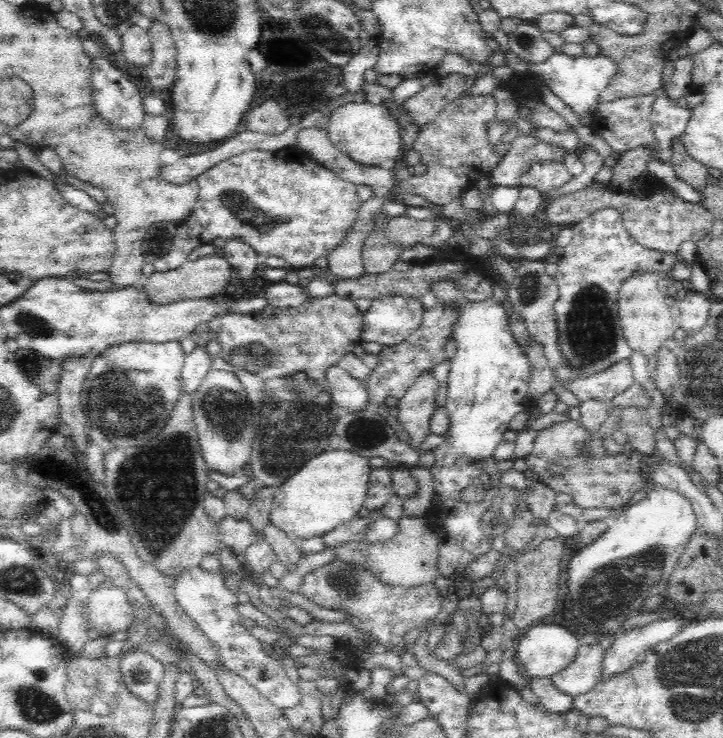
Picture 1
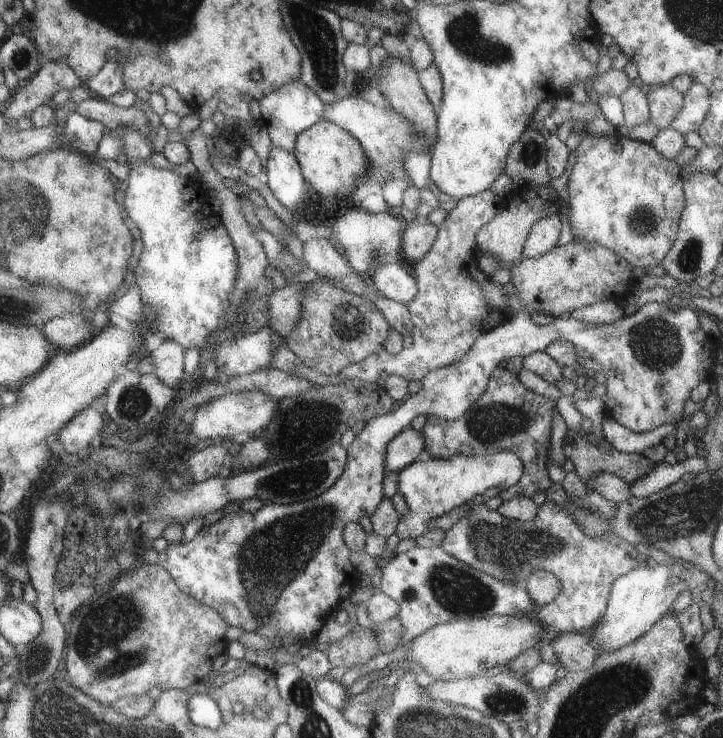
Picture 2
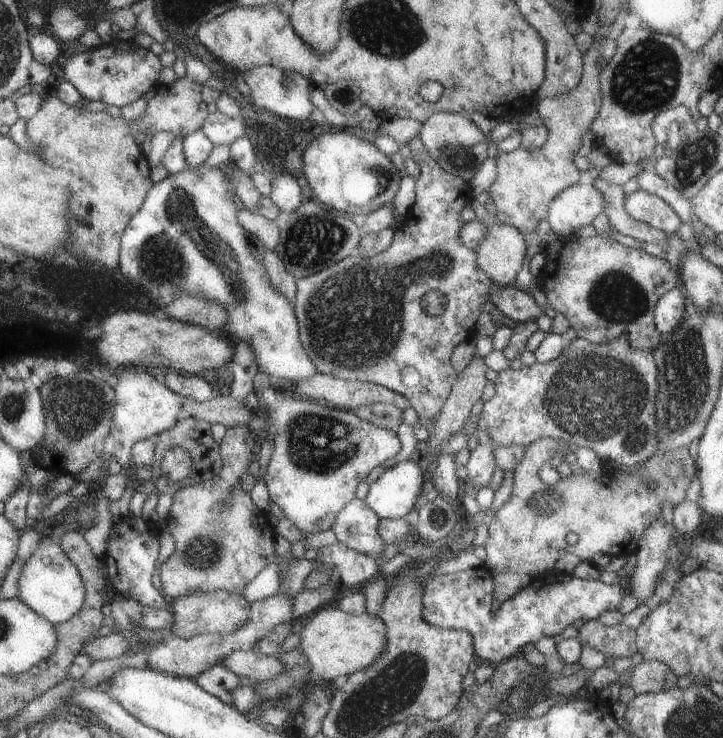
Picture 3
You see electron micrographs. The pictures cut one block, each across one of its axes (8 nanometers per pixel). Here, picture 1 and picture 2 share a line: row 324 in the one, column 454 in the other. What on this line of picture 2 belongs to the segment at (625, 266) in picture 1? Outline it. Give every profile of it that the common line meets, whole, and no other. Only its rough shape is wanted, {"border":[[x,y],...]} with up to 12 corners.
{"border":[[436,547],[395,554],[380,592],[398,645],[463,619],[533,615],[506,583]]}

